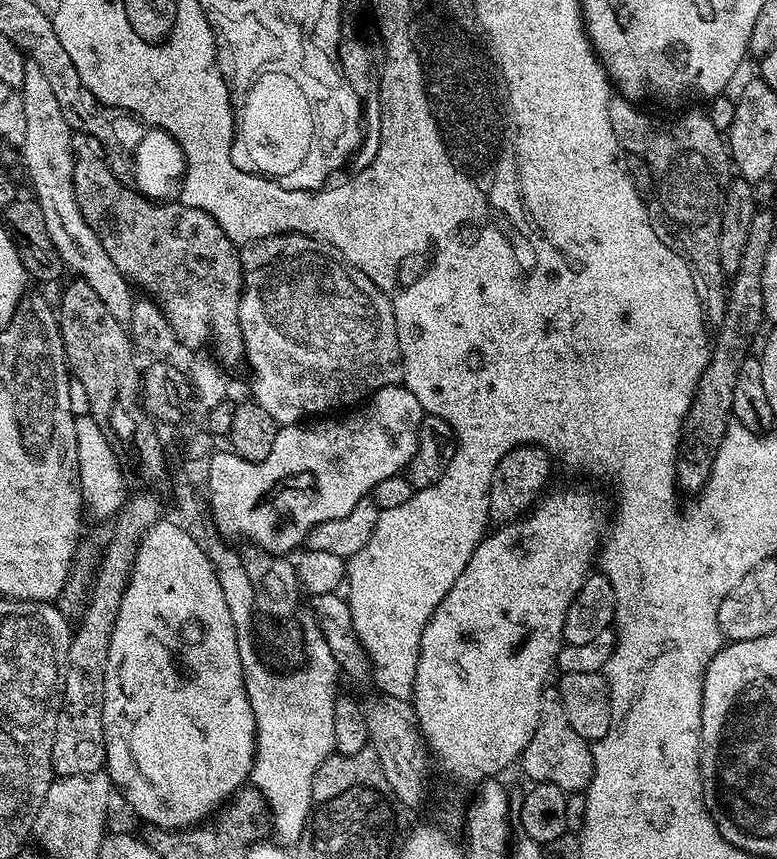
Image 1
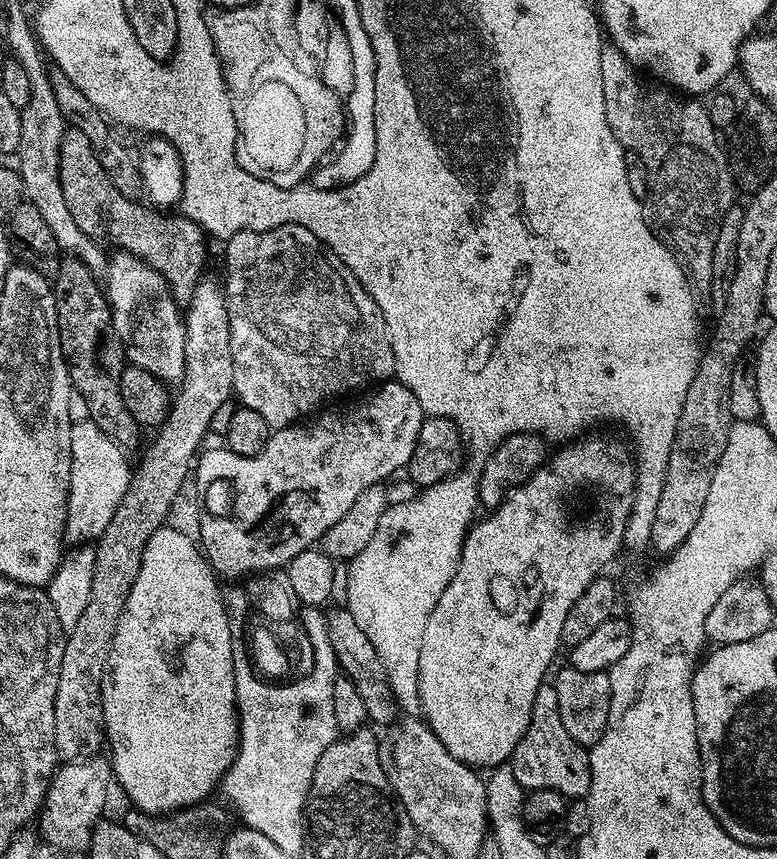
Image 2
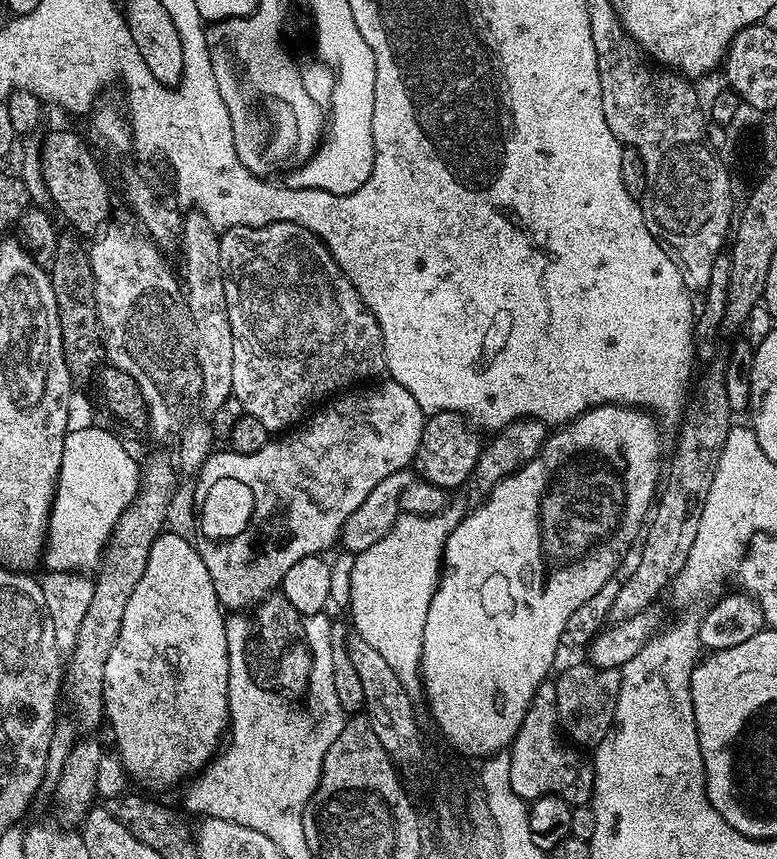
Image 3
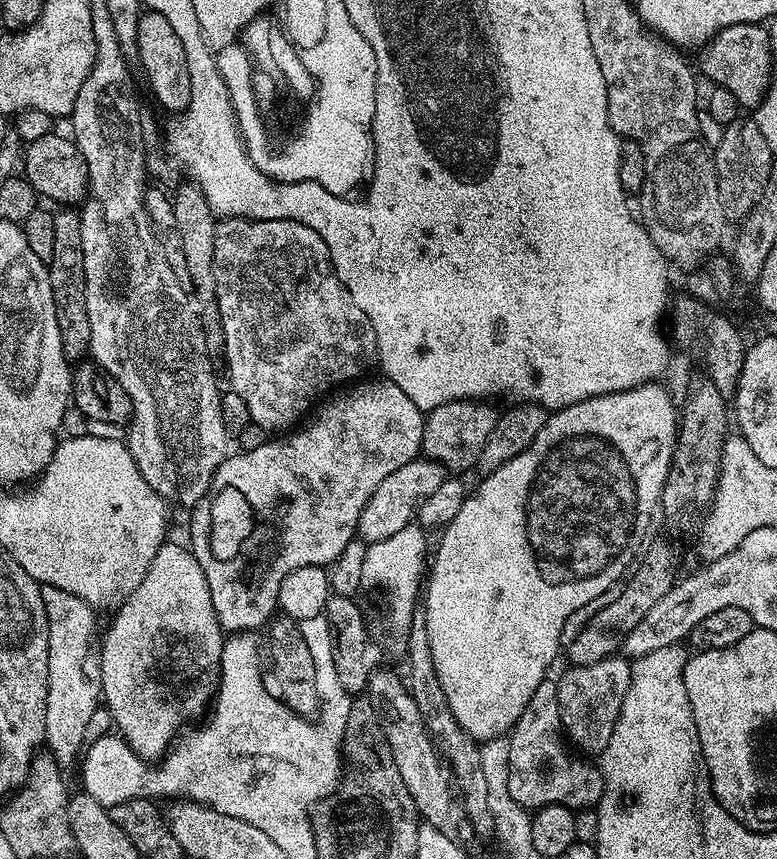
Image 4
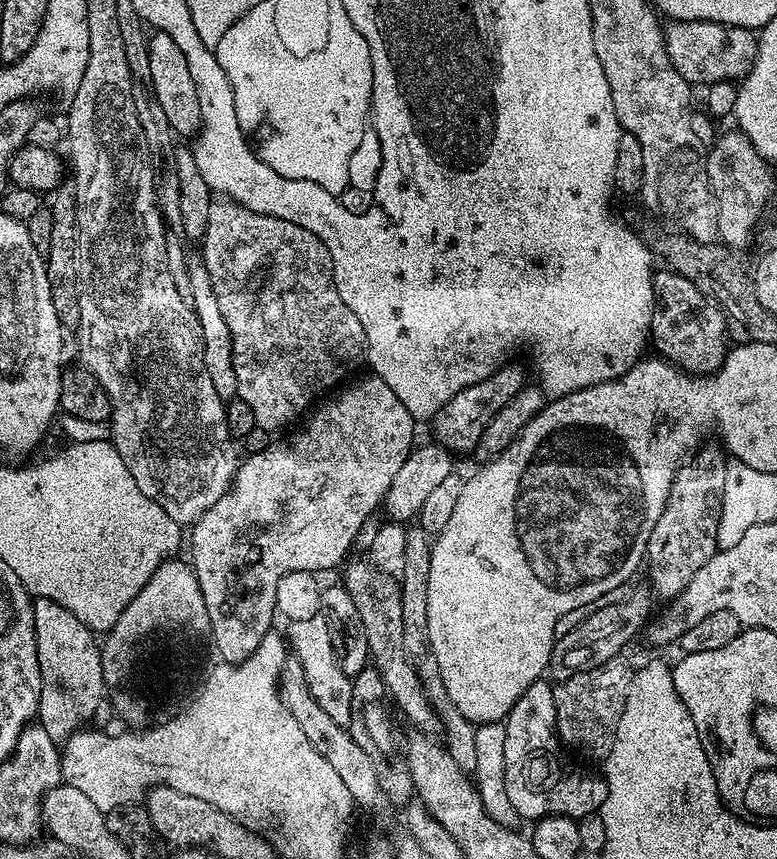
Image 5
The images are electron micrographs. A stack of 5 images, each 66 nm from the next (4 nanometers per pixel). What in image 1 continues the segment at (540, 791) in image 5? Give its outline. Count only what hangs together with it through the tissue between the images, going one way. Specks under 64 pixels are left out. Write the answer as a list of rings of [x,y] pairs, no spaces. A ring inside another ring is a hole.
[[[545,686],[542,690],[538,726],[534,726],[534,738],[530,738],[518,764],[519,767],[524,767],[525,774],[530,778],[529,781],[558,786],[566,794],[584,792],[587,789],[590,778],[594,774],[592,744],[578,738],[577,732],[571,728],[566,718],[566,710],[562,710],[562,694],[559,687]]]

